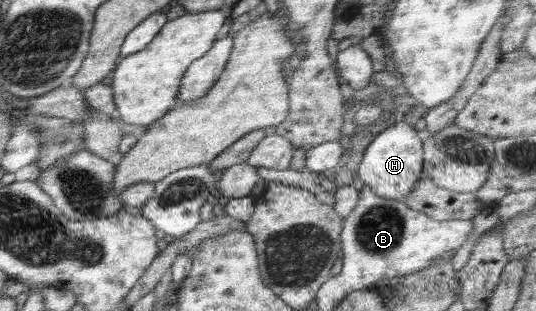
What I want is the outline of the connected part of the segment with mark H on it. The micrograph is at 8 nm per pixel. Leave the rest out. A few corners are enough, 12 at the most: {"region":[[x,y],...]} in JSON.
{"region":[[404,121],[365,149],[358,177],[396,200],[424,178],[423,136]]}

